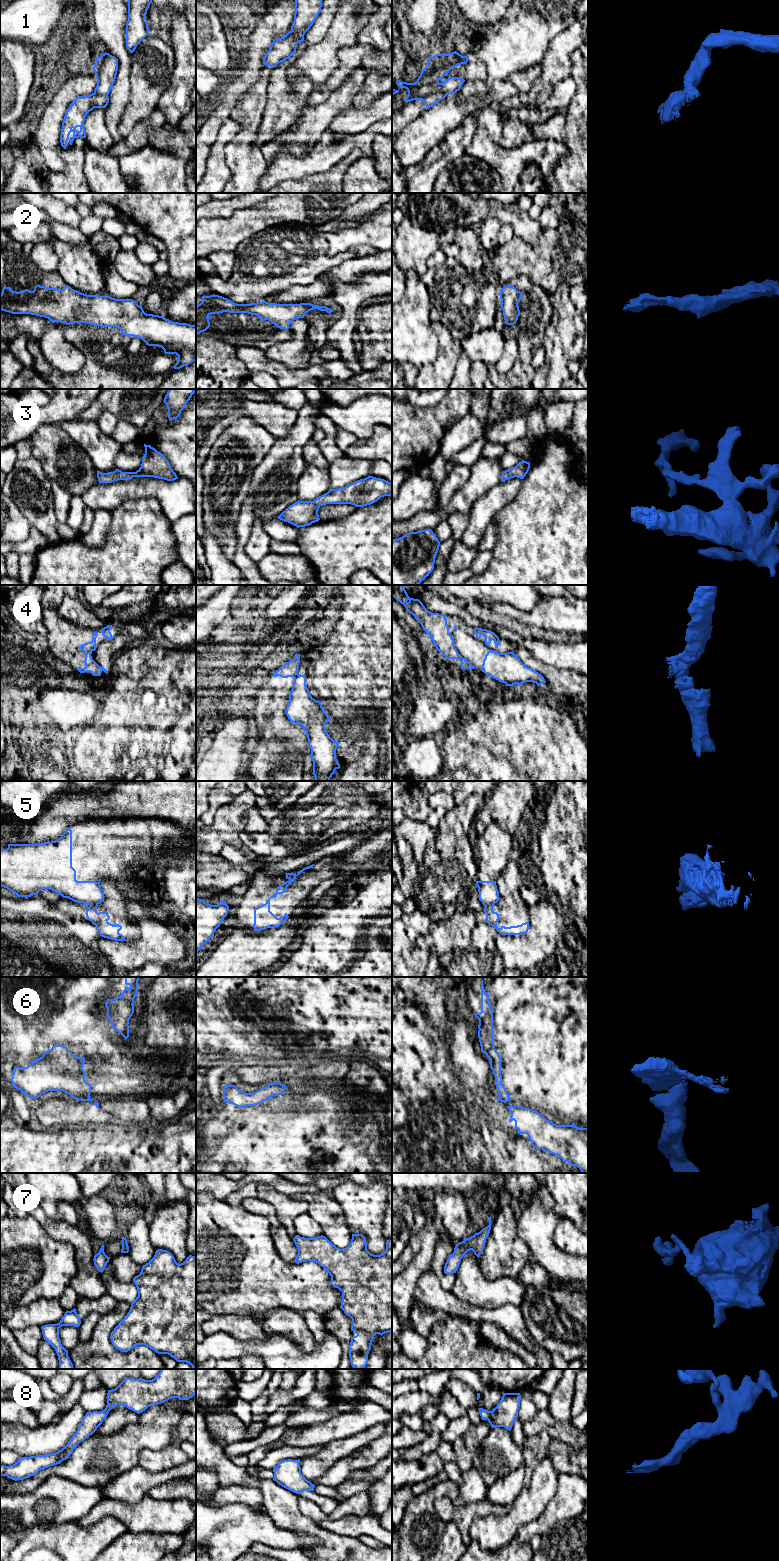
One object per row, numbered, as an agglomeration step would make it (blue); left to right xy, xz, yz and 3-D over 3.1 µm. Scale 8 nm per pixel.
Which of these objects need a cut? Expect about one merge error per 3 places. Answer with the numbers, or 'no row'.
1, 4, 5, 6

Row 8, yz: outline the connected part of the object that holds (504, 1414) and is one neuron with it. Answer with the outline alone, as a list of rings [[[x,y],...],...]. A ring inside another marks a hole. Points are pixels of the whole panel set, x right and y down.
[[[503,1393],[500,1402],[492,1411],[478,1409],[481,1419],[487,1419],[492,1428],[504,1427],[511,1431],[513,1423],[518,1417],[520,1399],[520,1393]]]

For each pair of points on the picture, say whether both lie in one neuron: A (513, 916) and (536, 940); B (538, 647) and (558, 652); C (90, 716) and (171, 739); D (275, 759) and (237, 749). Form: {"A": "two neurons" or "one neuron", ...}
{"A": "two neurons", "B": "one neuron", "C": "two neurons", "D": "two neurons"}

